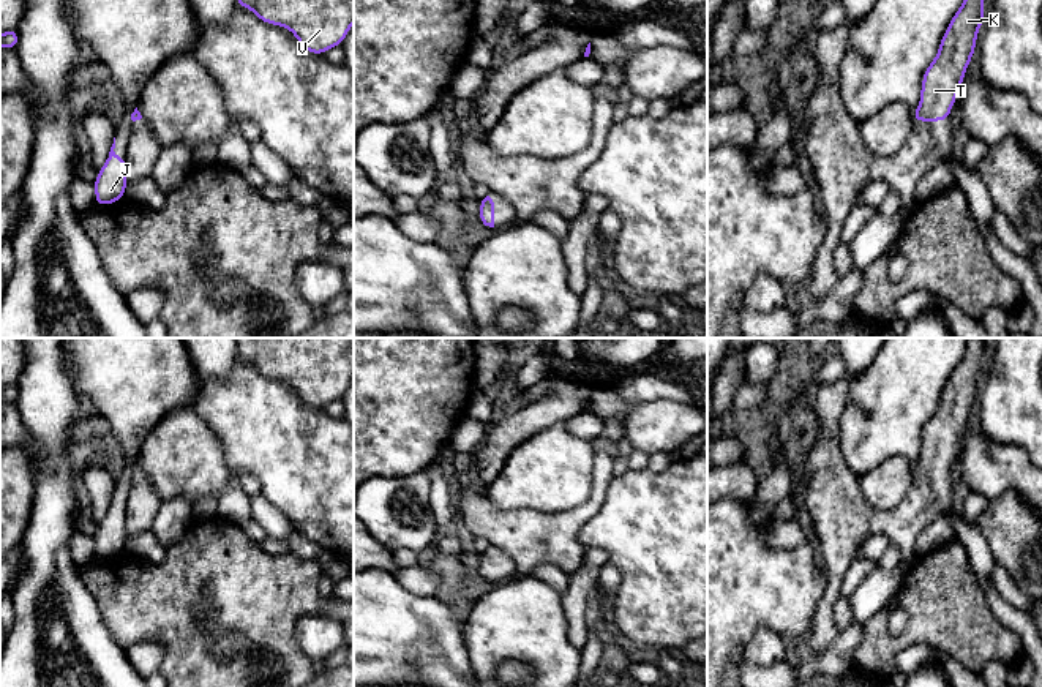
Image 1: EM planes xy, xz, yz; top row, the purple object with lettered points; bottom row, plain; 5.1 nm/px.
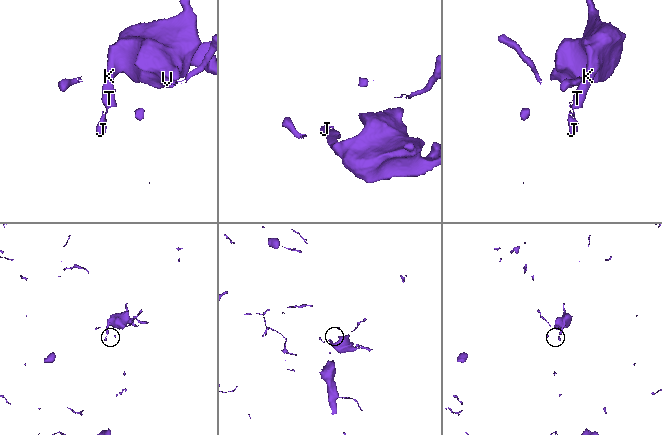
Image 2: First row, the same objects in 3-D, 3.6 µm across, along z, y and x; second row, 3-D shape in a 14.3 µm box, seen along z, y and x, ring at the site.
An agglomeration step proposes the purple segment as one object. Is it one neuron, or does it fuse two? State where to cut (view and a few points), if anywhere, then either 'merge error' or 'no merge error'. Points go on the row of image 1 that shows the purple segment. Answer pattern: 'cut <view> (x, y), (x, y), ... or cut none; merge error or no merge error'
cut yz (918, 111), (914, 119); merge error

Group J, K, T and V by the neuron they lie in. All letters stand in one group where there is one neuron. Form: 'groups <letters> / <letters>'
groups J / K T V

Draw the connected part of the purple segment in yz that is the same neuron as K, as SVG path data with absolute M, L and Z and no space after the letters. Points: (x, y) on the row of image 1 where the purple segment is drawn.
M965 0L949 22L938 54L922 77L917 122L950 118L950 107L960 93L984 22L984 2Z

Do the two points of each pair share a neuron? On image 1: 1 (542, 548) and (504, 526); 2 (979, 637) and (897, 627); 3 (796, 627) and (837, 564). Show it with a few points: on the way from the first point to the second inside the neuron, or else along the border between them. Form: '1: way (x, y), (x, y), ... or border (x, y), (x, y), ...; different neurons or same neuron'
1: way (532, 539), (513, 531); same neuron
2: border (894, 600), (907, 613), (907, 626), (895, 637); different neurons
3: border (824, 569), (826, 589), (813, 615); different neurons

